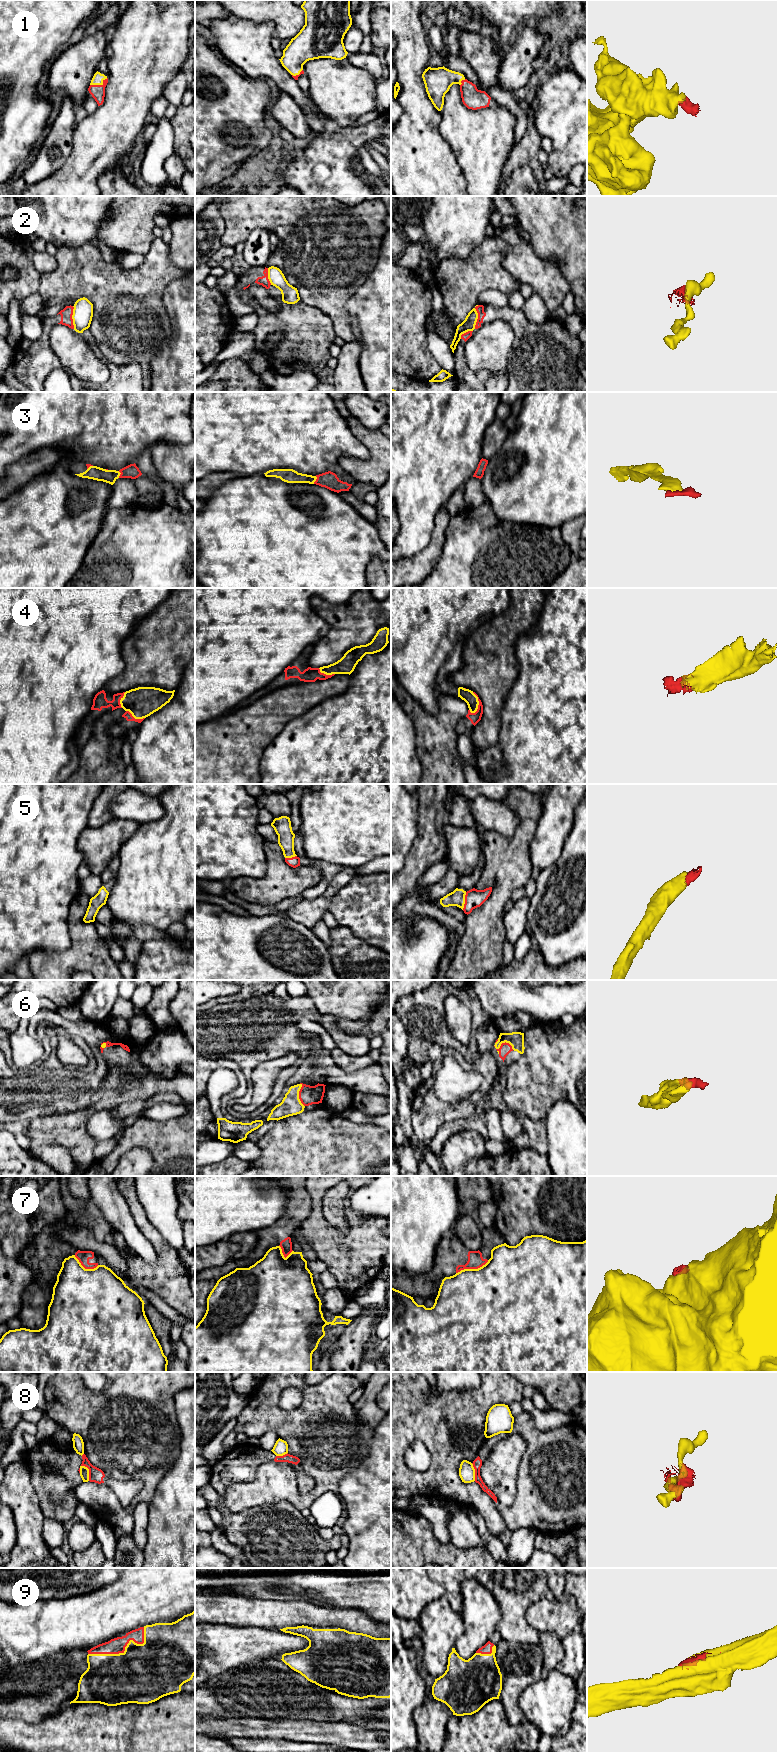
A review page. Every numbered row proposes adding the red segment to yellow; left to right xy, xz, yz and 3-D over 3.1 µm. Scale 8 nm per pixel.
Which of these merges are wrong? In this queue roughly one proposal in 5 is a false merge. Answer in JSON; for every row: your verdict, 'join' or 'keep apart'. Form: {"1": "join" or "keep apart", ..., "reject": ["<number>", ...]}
{"1": "join", "2": "keep apart", "3": "join", "4": "join", "5": "join", "6": "join", "7": "keep apart", "8": "keep apart", "9": "join", "reject": ["2", "7", "8"]}

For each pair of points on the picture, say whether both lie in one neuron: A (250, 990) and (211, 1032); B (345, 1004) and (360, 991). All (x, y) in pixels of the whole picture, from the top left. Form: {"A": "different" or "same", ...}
{"A": "different", "B": "same"}

